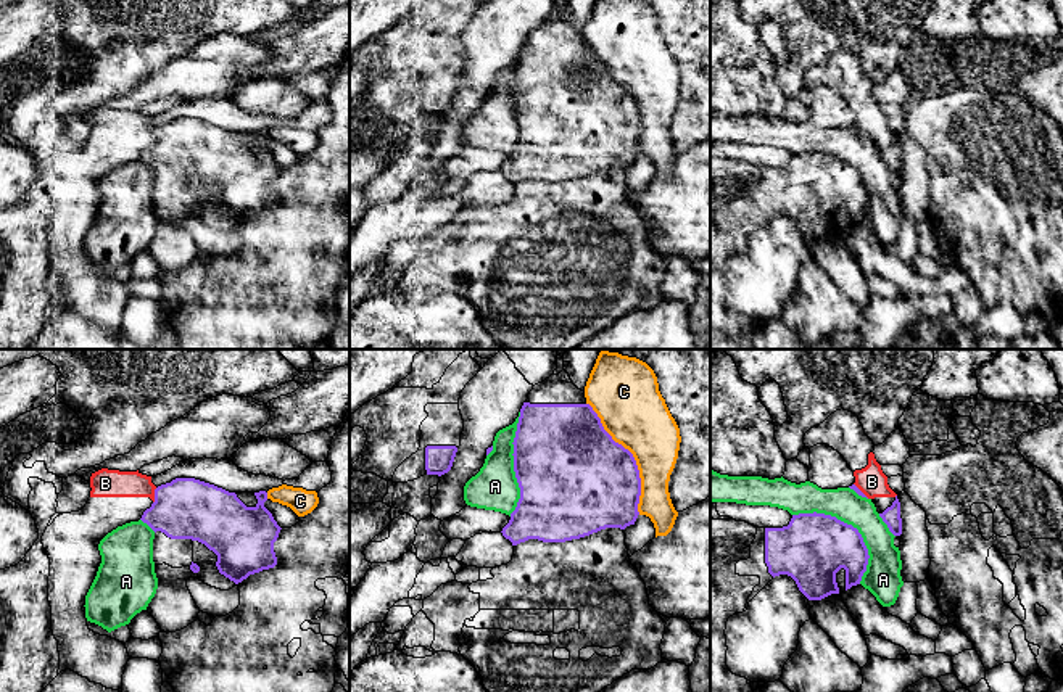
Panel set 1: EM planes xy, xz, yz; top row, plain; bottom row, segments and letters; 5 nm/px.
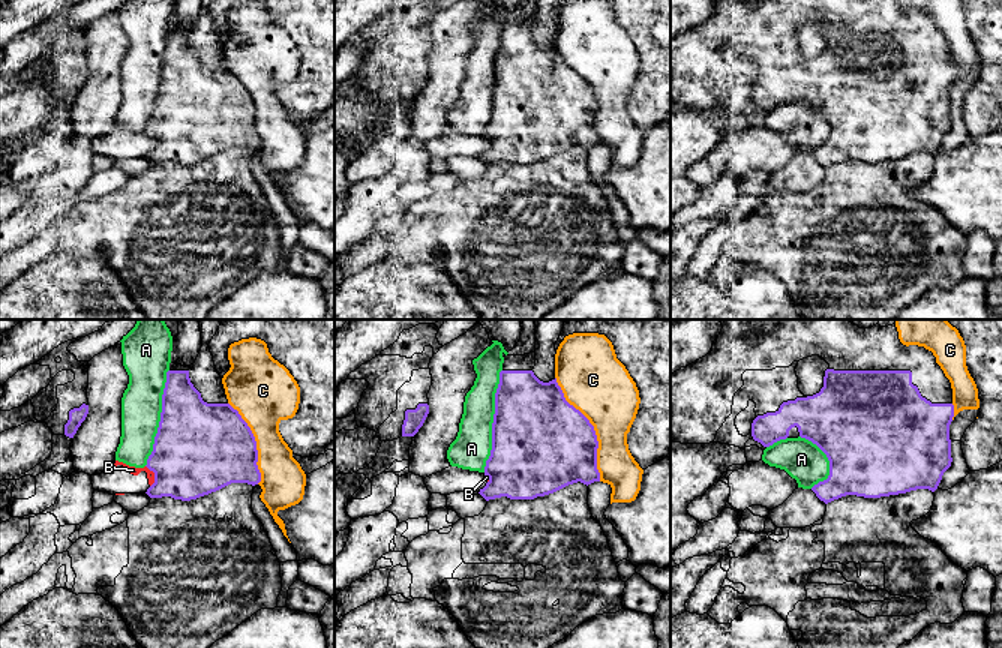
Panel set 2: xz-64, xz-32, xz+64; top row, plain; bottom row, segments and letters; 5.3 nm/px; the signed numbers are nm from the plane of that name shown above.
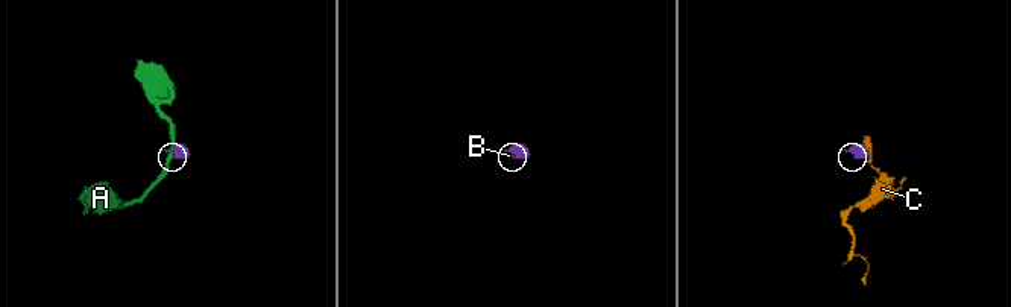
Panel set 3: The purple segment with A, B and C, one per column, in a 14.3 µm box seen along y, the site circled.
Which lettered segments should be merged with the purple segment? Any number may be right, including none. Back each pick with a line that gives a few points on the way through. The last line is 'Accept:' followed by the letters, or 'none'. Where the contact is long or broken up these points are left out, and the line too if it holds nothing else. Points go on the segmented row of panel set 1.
Accept: none

